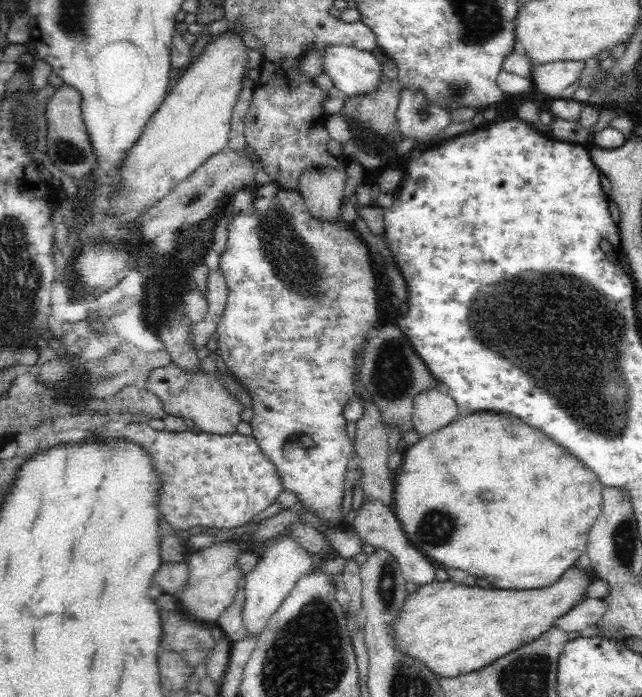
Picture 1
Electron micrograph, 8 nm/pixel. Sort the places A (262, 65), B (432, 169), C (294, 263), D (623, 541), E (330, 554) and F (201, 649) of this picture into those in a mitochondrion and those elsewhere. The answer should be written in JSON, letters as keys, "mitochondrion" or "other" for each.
{"A":"other","B":"other","C":"mitochondrion","D":"mitochondrion","E":"other","F":"mitochondrion"}

